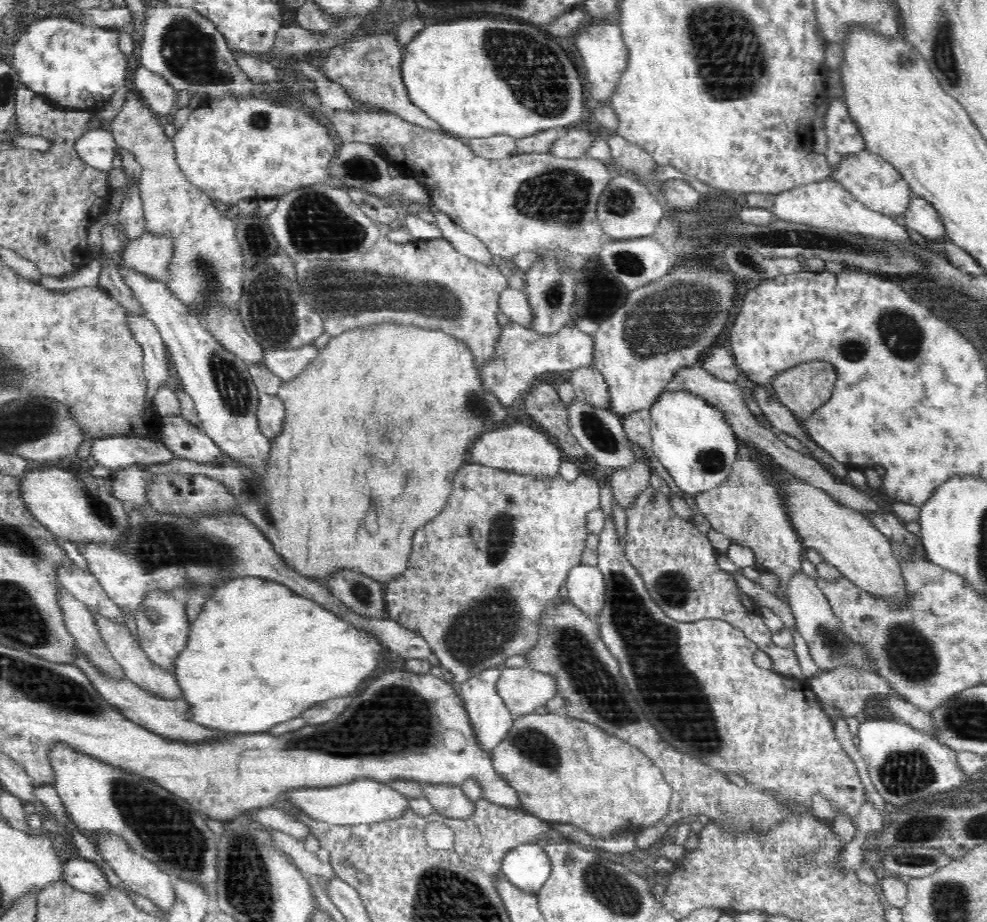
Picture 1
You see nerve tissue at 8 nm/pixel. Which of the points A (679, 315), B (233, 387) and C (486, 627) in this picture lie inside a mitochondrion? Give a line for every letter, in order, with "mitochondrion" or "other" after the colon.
A: mitochondrion
B: mitochondrion
C: mitochondrion

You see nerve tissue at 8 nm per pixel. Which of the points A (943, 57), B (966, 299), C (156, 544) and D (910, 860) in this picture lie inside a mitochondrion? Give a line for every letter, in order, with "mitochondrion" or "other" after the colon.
A: mitochondrion
B: other
C: mitochondrion
D: mitochondrion

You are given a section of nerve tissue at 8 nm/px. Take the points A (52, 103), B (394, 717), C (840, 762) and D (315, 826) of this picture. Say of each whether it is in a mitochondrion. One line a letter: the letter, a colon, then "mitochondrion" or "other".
A: other
B: mitochondrion
C: other
D: other

